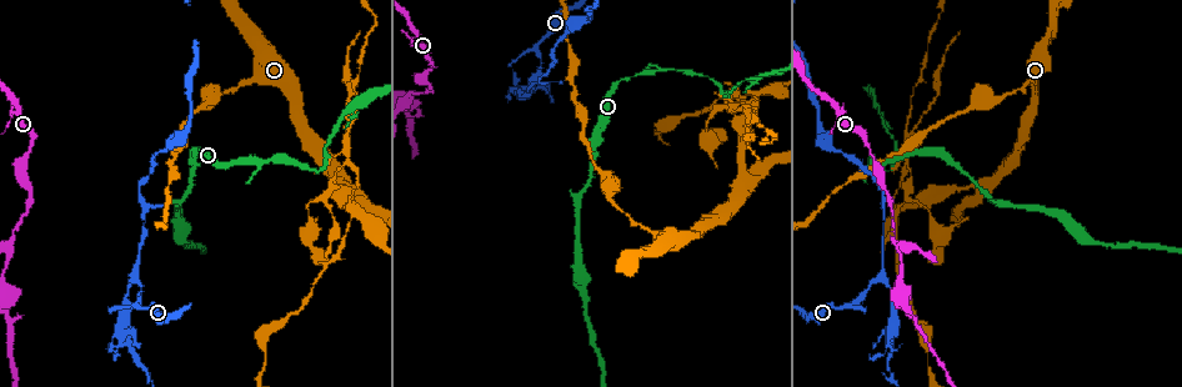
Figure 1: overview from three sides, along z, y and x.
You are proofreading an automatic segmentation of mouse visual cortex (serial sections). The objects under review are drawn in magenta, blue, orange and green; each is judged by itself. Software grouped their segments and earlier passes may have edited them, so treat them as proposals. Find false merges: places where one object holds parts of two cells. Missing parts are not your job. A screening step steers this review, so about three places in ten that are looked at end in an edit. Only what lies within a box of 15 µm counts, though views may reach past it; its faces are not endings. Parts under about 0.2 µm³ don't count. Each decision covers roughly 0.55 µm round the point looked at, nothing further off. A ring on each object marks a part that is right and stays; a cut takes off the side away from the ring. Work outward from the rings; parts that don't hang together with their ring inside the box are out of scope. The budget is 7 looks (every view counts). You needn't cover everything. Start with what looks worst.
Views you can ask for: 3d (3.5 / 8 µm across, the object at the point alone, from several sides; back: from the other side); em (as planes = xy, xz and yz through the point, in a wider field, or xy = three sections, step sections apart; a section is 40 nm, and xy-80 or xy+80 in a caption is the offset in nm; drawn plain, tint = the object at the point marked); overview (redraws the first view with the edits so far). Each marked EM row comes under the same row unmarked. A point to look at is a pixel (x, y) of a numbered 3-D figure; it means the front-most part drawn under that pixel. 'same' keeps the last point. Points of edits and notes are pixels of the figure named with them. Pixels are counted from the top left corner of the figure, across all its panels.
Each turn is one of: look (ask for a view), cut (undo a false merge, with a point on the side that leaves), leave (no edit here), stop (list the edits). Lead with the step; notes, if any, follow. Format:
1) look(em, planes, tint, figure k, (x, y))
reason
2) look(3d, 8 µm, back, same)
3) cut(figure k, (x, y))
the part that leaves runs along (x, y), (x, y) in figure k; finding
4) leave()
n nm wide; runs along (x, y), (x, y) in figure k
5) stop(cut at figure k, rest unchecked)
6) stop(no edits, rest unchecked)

look(3d, 3.5 µm, figure 1, (899, 247))
two arms in line, one across

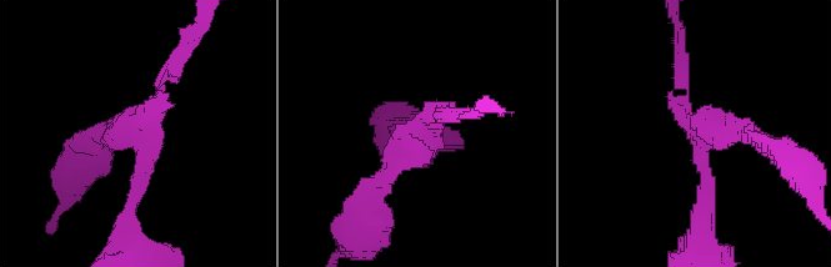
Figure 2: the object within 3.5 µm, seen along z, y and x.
look(em, xy, step 1, tint, figure 2, (435, 123))
shape alone is not enough

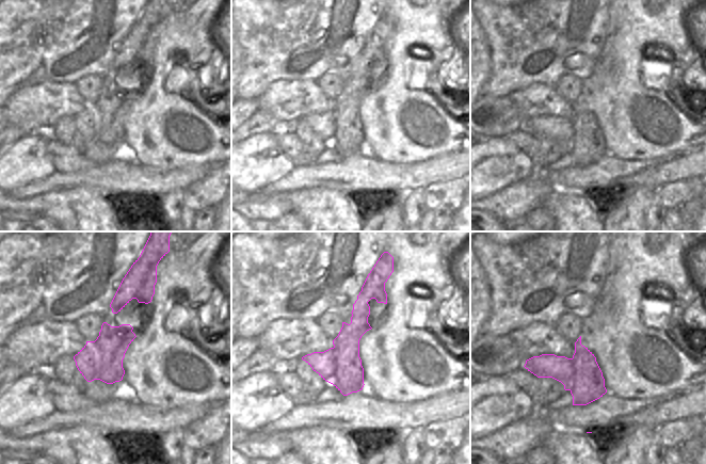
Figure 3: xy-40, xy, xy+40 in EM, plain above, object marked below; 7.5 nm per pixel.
cut(figure 2, (729, 135))
arms of 200, 200, 250 nm; the part that leaves runs along (695, 130), (740, 130), (791, 156) in figure 2; two cells meet here

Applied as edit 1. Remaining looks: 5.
look(overview)

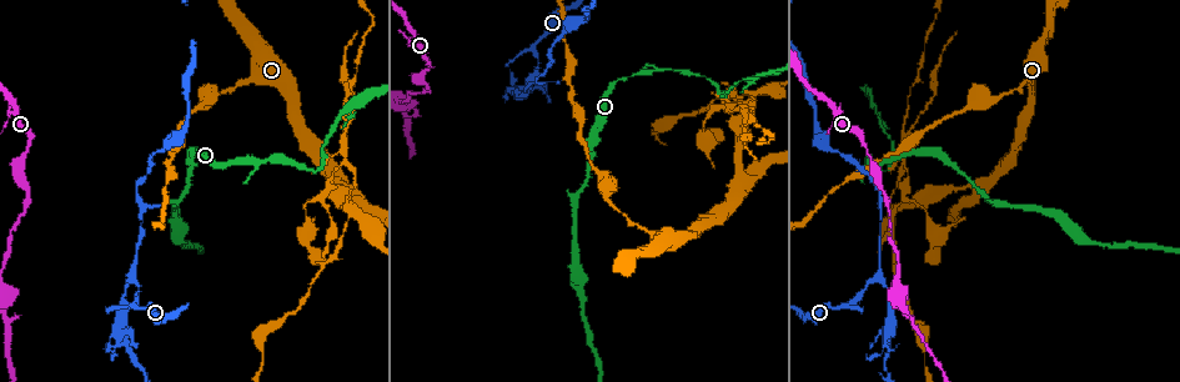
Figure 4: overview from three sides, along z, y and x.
look(3d, 3.5 µm, figure 4, (132, 303))

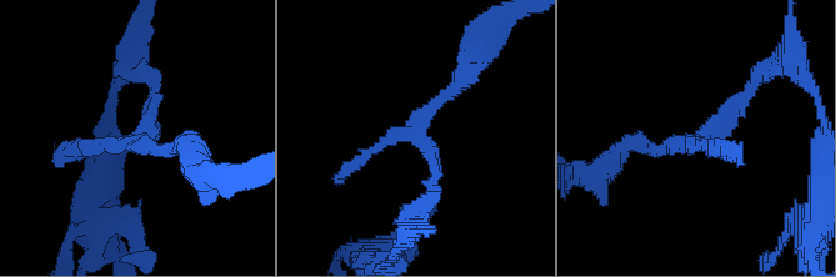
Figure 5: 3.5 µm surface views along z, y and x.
look(em, planes, tint, figure 5, (415, 130))
need the tissue

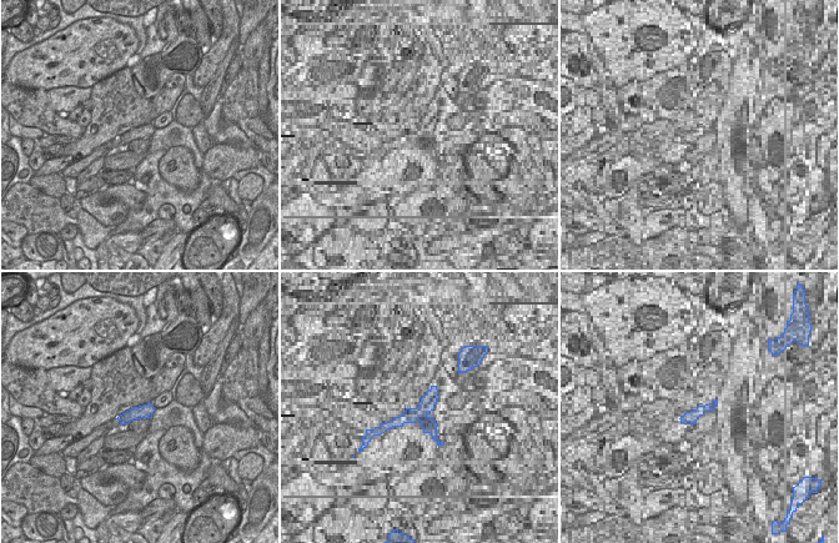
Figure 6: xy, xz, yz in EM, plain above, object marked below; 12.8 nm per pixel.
cut(figure 5, (745, 95))
190 nm wide; the part that leaves runs along (715, 129), (737, 97), (789, 51) in figure 5; two cells meet here

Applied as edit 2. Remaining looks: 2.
stop(cut at figure 2, cut at figure 5, rest unchecked)

